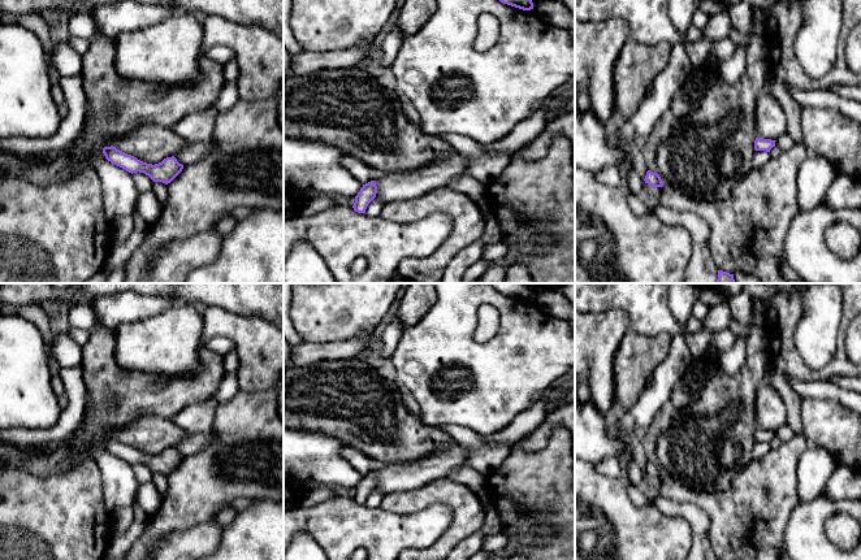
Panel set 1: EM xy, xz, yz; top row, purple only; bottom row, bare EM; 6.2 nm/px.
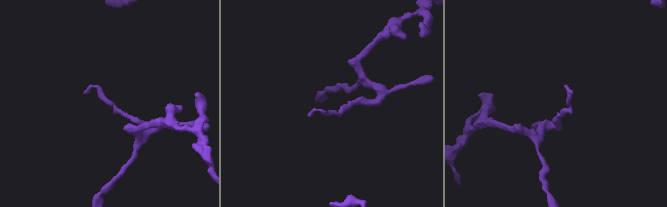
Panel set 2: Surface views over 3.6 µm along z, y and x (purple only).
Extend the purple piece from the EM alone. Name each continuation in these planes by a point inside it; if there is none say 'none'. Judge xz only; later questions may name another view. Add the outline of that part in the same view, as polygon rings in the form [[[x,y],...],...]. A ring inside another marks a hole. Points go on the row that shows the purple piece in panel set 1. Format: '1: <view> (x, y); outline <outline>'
1: xz (358, 169); outline [[[343,155],[341,165],[363,185],[384,177],[384,172],[373,169],[354,156]]]

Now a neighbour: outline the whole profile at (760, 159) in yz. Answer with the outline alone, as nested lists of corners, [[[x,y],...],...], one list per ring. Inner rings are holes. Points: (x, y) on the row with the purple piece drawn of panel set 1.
[[[756,151],[752,157],[752,169],[762,169],[770,161],[770,153],[766,151]]]

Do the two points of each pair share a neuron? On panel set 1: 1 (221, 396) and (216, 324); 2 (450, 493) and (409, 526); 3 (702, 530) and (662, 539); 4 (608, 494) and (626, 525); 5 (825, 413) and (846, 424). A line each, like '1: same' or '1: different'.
1: different
2: different
3: different
4: same
5: same

